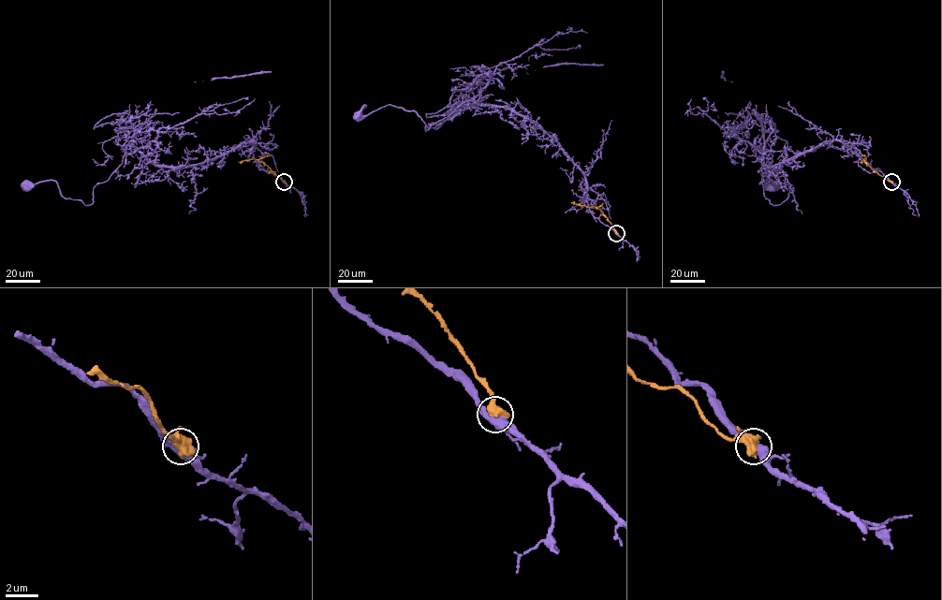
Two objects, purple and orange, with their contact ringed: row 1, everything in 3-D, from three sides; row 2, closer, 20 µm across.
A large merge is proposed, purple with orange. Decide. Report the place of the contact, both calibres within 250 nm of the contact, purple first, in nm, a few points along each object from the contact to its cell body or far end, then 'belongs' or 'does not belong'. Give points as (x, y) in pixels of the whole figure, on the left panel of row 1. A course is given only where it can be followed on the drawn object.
at (284, 182); 440 nm thick on the purple side, 800 nm on the other; purple runs (284, 182), (257, 166), (253, 140), (183, 167), (129, 144), (85, 205), (52, 180), (25, 186); orange runs (284, 182), (262, 162), (253, 159), (238, 162); does not belong

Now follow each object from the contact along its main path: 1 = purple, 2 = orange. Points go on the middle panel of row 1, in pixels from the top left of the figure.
1: (616, 233), (564, 150), (507, 108), (459, 107), (426, 131), (390, 104), (358, 116)
2: (616, 233), (608, 218), (595, 206), (570, 203)

